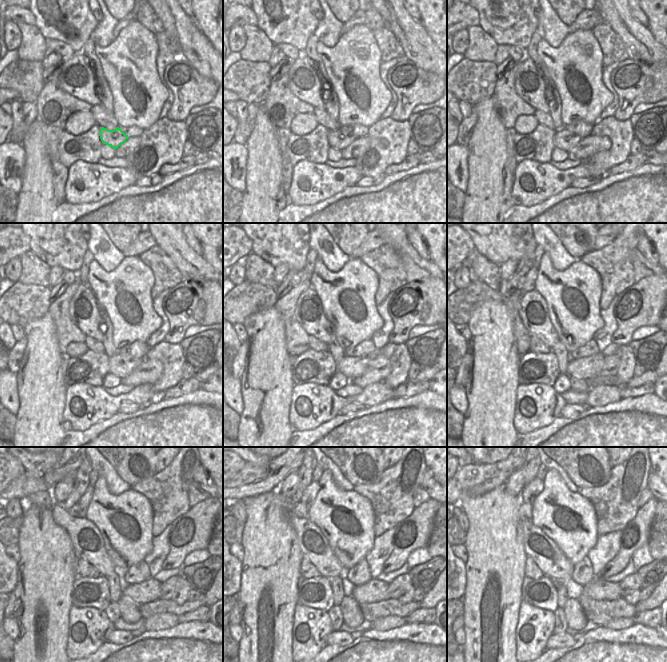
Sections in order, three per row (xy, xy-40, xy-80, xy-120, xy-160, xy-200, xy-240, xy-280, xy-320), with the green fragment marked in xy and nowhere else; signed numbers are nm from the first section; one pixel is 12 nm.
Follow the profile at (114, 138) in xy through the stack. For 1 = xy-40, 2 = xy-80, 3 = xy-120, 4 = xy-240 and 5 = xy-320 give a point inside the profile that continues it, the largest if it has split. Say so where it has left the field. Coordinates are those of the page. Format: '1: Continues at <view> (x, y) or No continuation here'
1: Continues at xy-40 (338, 139)
2: Continues at xy-80 (564, 140)
3: Continues at xy-120 (122, 366)
4: Continues at xy-240 (147, 591)
5: Continues at xy-320 (600, 589).

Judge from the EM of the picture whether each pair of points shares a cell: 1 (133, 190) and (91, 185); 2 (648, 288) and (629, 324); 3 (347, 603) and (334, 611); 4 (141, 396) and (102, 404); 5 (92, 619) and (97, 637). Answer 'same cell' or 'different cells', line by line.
1: different cells
2: same cell
3: different cells
4: same cell
5: same cell

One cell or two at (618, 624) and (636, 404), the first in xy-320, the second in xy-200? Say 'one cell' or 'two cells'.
two cells

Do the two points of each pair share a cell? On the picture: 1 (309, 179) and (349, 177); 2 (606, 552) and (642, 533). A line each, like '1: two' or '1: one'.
1: one
2: two

